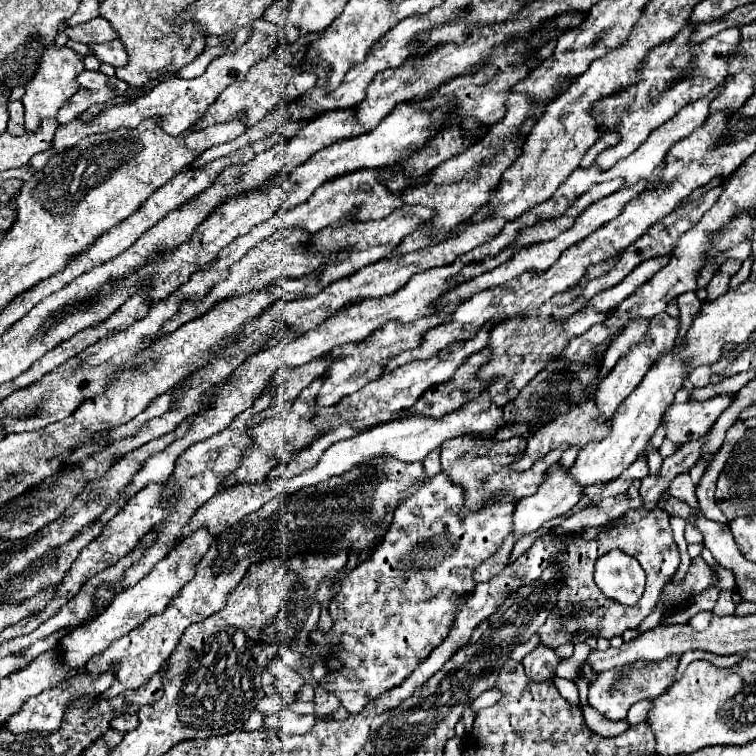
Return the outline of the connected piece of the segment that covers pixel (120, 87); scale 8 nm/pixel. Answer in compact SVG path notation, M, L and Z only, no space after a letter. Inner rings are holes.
M83 71L77 77L77 83L79 83L77 95L69 97L69 101L65 101L65 105L57 113L59 125L71 123L79 113L89 109L91 105L111 103L113 99L121 97L129 89L129 85L125 81L121 81L117 77L107 77L99 71Z

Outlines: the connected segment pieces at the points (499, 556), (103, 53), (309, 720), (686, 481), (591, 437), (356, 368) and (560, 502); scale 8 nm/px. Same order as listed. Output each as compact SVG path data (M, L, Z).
M511 532L503 541L500 549L475 569L473 579L478 583L487 582L501 572L507 564L516 540L514 532Z
M113 39L111 43L91 45L91 49L99 61L111 63L113 67L123 67L127 63L127 53L125 53L125 47L119 39Z
M281 709L275 715L265 717L263 727L267 729L283 729L289 735L305 735L313 729L315 717L313 715L299 715L291 709Z
M687 473L677 475L673 479L673 483L671 483L671 487L667 489L667 493L673 495L673 497L677 497L677 499L685 499L689 505L699 507L697 497L695 497L695 485L693 485L693 481L691 481L691 477Z
M589 399L589 403L581 403L581 407L571 407L567 413L559 415L557 419L553 419L551 423L547 423L545 427L541 427L537 431L537 435L529 437L529 445L527 445L525 455L519 461L515 461L513 467L515 469L521 467L521 471L525 471L525 469L529 469L533 465L535 459L547 455L549 449L557 449L561 443L569 443L569 447L575 447L575 445L577 447L585 447L591 441L603 439L605 437L605 431L609 431L609 421L597 423L597 415L601 415L601 413L597 411L597 405L593 403L593 399Z
M447 315L447 317L423 317L417 323L411 323L409 327L397 327L395 323L385 323L385 327L381 327L381 331L377 331L377 335L367 339L367 343L345 343L345 345L333 349L331 351L333 355L337 355L337 357L345 355L345 359L337 359L335 363L329 365L329 369L327 369L329 377L325 379L325 383L323 383L323 387L319 389L319 395L317 395L317 405L319 405L317 411L321 407L331 407L341 397L345 397L345 395L361 389L369 381L377 379L381 375L383 367L387 365L389 357L393 357L401 351L409 351L409 349L419 347L421 341L423 341L423 335L429 329L433 329L437 325L443 325L443 323L449 323L449 321L451 321L451 315Z
M555 463L549 471L547 481L537 489L535 495L529 495L517 503L513 513L515 531L519 537L539 529L545 521L571 511L583 497L585 487L577 487L569 479L569 467Z

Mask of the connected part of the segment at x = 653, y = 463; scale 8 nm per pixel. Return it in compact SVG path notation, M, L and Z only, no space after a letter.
M649 441L645 451L649 453L649 455L647 455L647 461L649 461L649 467L651 467L651 473L657 473L659 467L661 467L661 463L663 463L663 457L659 455L659 449L655 449Z

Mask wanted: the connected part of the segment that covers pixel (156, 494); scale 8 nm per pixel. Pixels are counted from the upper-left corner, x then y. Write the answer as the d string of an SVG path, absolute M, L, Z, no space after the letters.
M151 483L151 485L147 485L145 489L141 489L135 497L131 497L131 499L127 501L127 505L105 525L105 531L81 551L81 555L77 557L77 561L73 561L71 569L65 573L65 579L59 583L53 599L51 599L49 605L39 613L39 617L27 617L27 619L23 619L21 623L27 623L27 621L31 621L31 619L33 619L33 623L35 623L35 621L39 621L39 623L47 621L47 619L53 617L53 615L59 611L59 607L63 607L63 605L79 591L79 587L83 587L93 575L101 573L101 571L107 569L109 565L115 565L121 557L125 557L129 551L133 551L135 545L137 545L137 541L145 535L145 531L149 531L157 521L165 519L165 509L161 509L161 507L159 507L159 501L157 501L157 499L161 497L161 491L163 491L163 489L165 489L165 485L155 485L155 483Z

